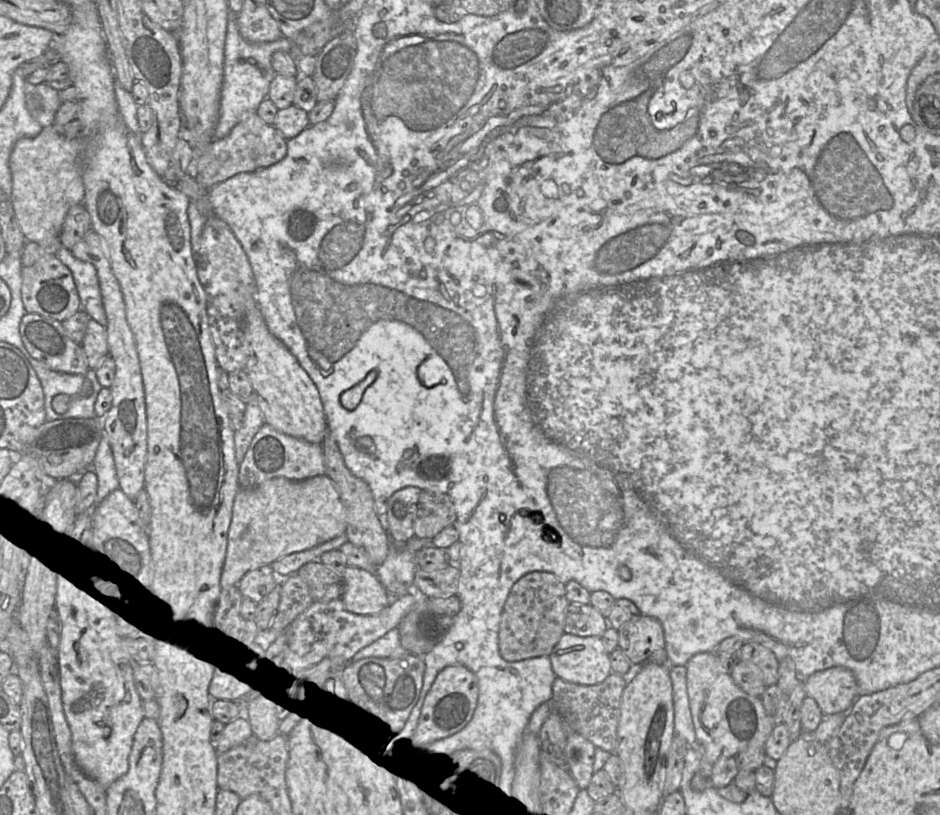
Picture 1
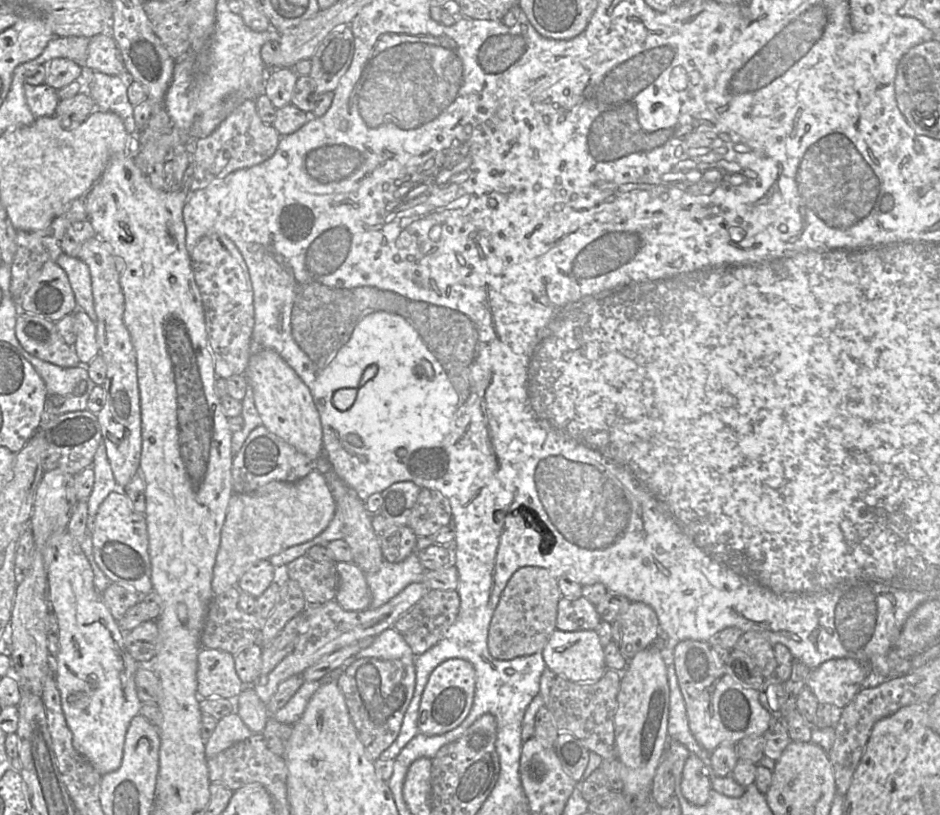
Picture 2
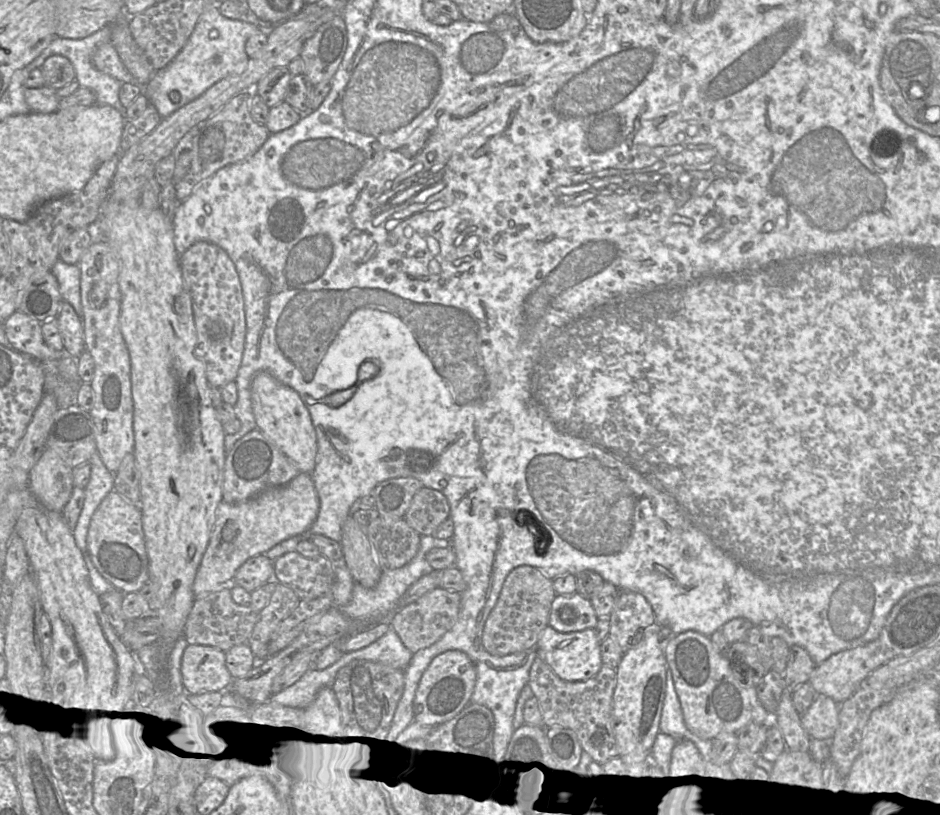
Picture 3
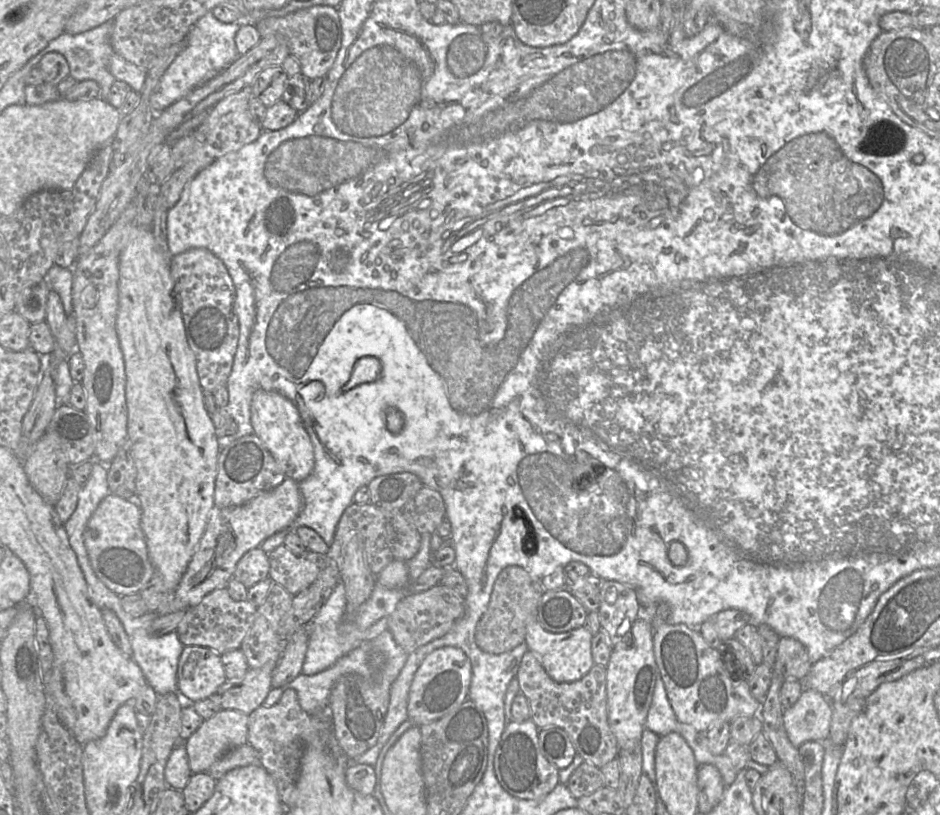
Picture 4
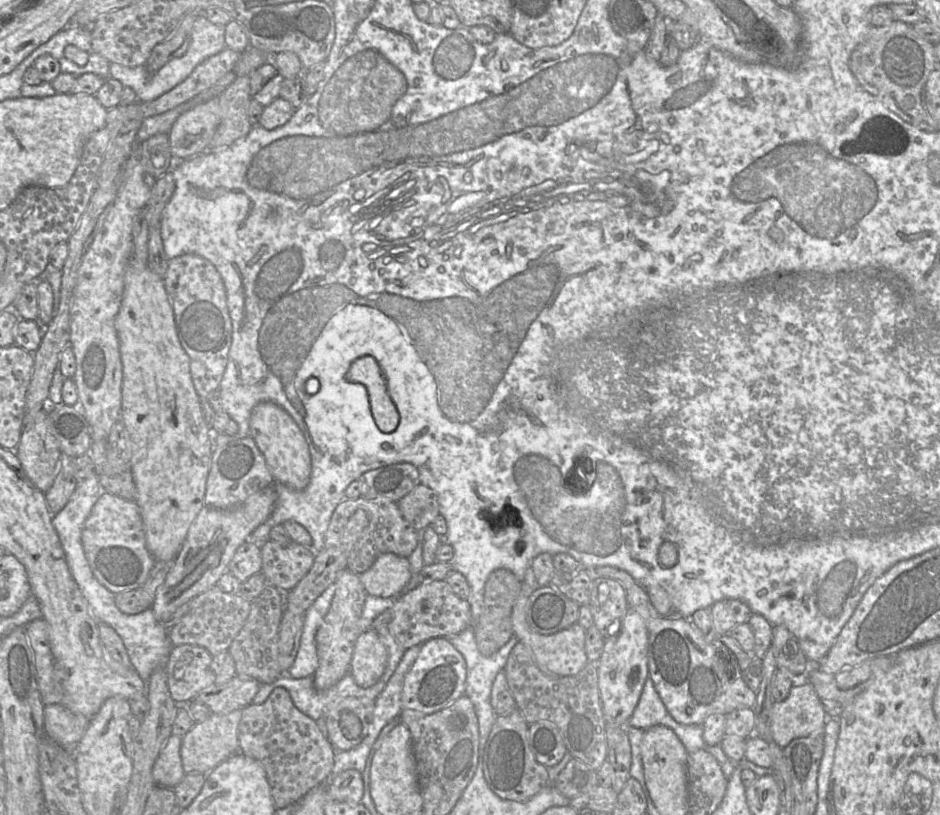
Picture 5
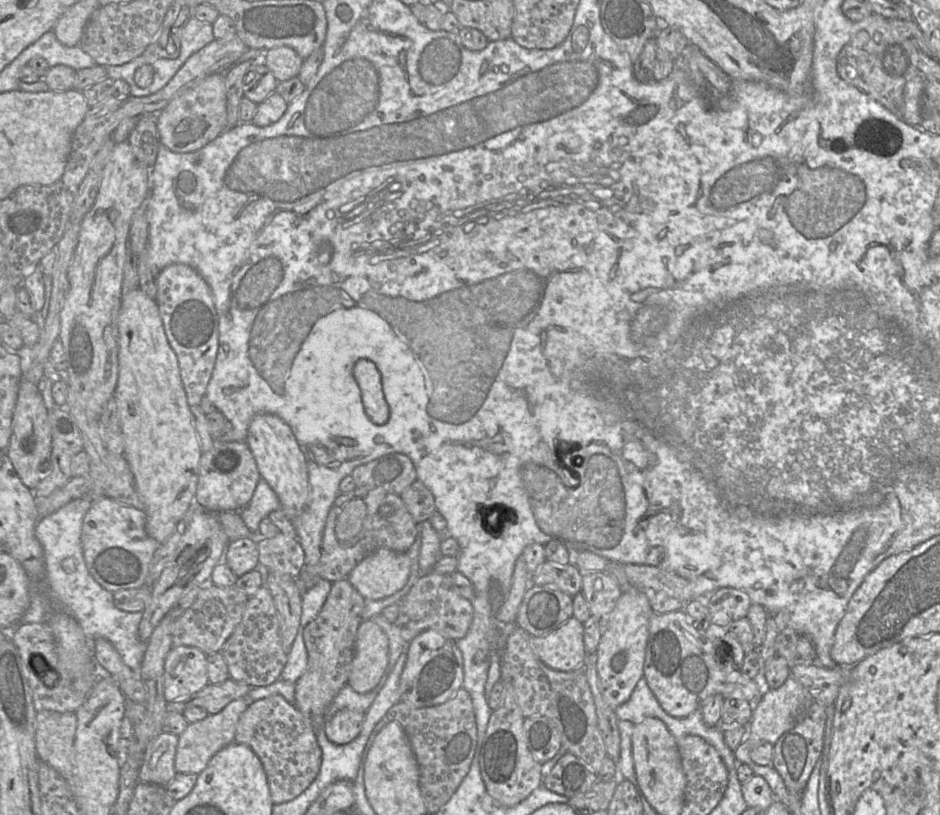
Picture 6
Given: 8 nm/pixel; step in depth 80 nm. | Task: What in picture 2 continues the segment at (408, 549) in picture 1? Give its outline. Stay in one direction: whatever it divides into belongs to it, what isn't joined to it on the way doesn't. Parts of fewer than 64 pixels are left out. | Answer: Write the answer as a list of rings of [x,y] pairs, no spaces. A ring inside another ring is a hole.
[[[418,537],[415,550],[403,561],[390,563],[383,560],[376,573],[366,574],[367,585],[371,591],[370,609],[388,603],[411,583],[422,582],[426,570],[420,563],[417,551],[434,545],[433,537]]]

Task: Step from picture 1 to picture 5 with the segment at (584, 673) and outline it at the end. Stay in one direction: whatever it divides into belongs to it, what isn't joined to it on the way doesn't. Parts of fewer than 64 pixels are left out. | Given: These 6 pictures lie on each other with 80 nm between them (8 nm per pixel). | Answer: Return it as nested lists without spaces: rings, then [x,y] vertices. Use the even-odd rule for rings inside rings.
[[[522,581],[522,589],[514,602],[511,623],[513,634],[518,641],[525,644],[533,655],[540,669],[553,677],[574,676],[579,673],[588,663],[585,651],[586,630],[577,623],[552,635],[541,635],[533,632],[526,622],[526,605],[533,590]]]

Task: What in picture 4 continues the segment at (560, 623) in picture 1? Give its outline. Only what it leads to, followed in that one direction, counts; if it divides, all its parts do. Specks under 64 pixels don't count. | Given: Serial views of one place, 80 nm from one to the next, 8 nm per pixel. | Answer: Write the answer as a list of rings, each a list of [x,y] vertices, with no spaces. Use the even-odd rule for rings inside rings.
[[[520,566],[505,567],[497,576],[488,607],[476,625],[478,647],[488,654],[501,654],[523,644],[527,625],[536,621],[537,605],[544,591],[540,579],[532,577]]]

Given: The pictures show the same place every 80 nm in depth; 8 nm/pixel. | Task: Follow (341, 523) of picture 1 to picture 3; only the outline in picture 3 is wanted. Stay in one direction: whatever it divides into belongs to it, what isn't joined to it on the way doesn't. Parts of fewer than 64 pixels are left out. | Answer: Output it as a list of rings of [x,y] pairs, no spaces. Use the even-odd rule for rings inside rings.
[[[300,473],[289,483],[270,488],[241,503],[221,502],[215,511],[215,520],[210,531],[207,549],[202,557],[193,583],[195,599],[206,597],[233,583],[239,567],[249,558],[266,554],[271,548],[294,536],[302,536],[317,518],[319,498],[310,474]]]

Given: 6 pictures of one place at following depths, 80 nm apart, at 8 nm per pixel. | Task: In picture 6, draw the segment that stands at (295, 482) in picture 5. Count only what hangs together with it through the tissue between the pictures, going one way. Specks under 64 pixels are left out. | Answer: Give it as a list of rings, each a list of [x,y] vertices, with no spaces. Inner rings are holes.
[[[258,413],[250,422],[246,443],[255,459],[261,479],[276,493],[281,510],[288,518],[297,516],[308,500],[308,469],[305,456],[291,428],[276,415]]]

